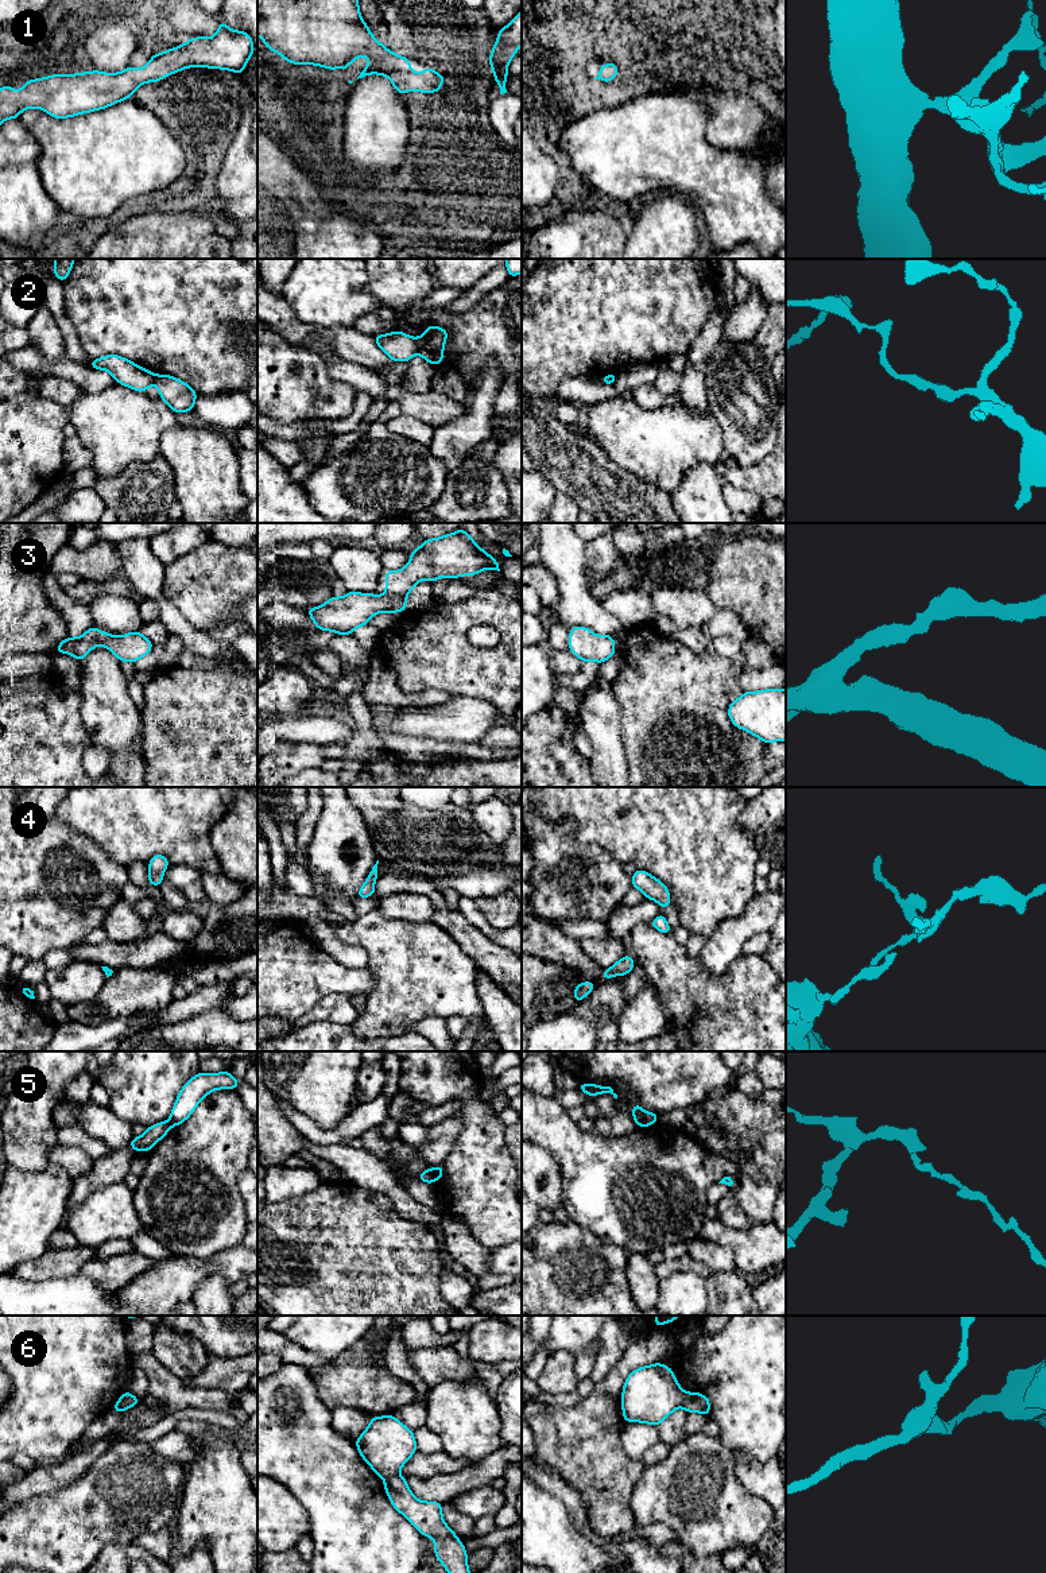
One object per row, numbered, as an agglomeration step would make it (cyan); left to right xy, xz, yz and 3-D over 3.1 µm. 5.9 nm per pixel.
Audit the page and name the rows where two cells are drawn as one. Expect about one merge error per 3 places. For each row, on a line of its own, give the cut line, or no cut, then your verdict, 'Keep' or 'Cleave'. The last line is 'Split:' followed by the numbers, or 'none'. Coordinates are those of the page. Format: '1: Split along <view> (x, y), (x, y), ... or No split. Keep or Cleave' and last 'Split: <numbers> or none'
1: No split. Keep
2: Split along xz (417, 338), (418, 352). Cleave
3: No split. Keep
4: No split. Keep
5: Split along xy (169, 1120), (173, 1126). Cleave
6: Split along xy (131, 1394), (124, 1402), (123, 1409). Cleave
Split: 2, 5, 6

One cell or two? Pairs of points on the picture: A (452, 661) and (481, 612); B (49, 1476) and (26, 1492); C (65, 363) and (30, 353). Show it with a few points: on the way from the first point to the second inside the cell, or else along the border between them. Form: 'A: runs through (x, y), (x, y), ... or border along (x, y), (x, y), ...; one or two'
A: runs through (452, 647), (452, 638), (468, 622); one
B: runs through (43, 1479), (31, 1487); one
C: runs through (57, 365), (42, 365), (38, 361); one

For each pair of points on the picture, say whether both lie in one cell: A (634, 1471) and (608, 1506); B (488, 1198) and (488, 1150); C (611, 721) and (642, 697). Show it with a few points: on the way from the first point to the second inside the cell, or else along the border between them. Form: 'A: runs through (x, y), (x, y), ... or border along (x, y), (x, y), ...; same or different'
A: runs through (626, 1479), (608, 1498); same
B: runs through (488, 1186), (488, 1162); same
C: border along (611, 684), (620, 713), (624, 744); different

